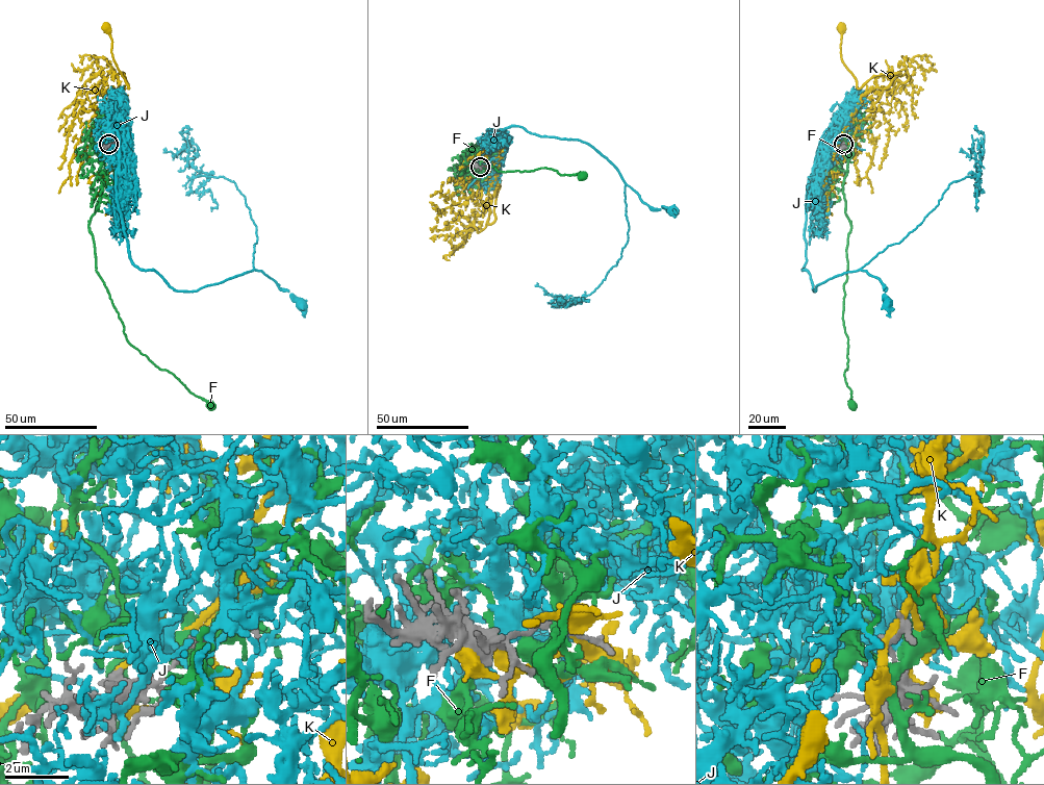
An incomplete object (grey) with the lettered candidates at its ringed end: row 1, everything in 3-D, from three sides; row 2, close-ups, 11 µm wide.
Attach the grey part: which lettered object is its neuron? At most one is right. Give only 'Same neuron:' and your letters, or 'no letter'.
Same neuron: J

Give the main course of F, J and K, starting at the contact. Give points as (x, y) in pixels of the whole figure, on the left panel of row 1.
F: (108, 144), (111, 152), (105, 161), (103, 186), (88, 225), (97, 272), (128, 342), (211, 404)
J: (108, 143), (118, 148), (117, 203), (132, 262), (185, 290), (261, 271), (301, 304)
K: (108, 144), (124, 118), (126, 97), (117, 74), (122, 73), (128, 84), (113, 58), (107, 28)

